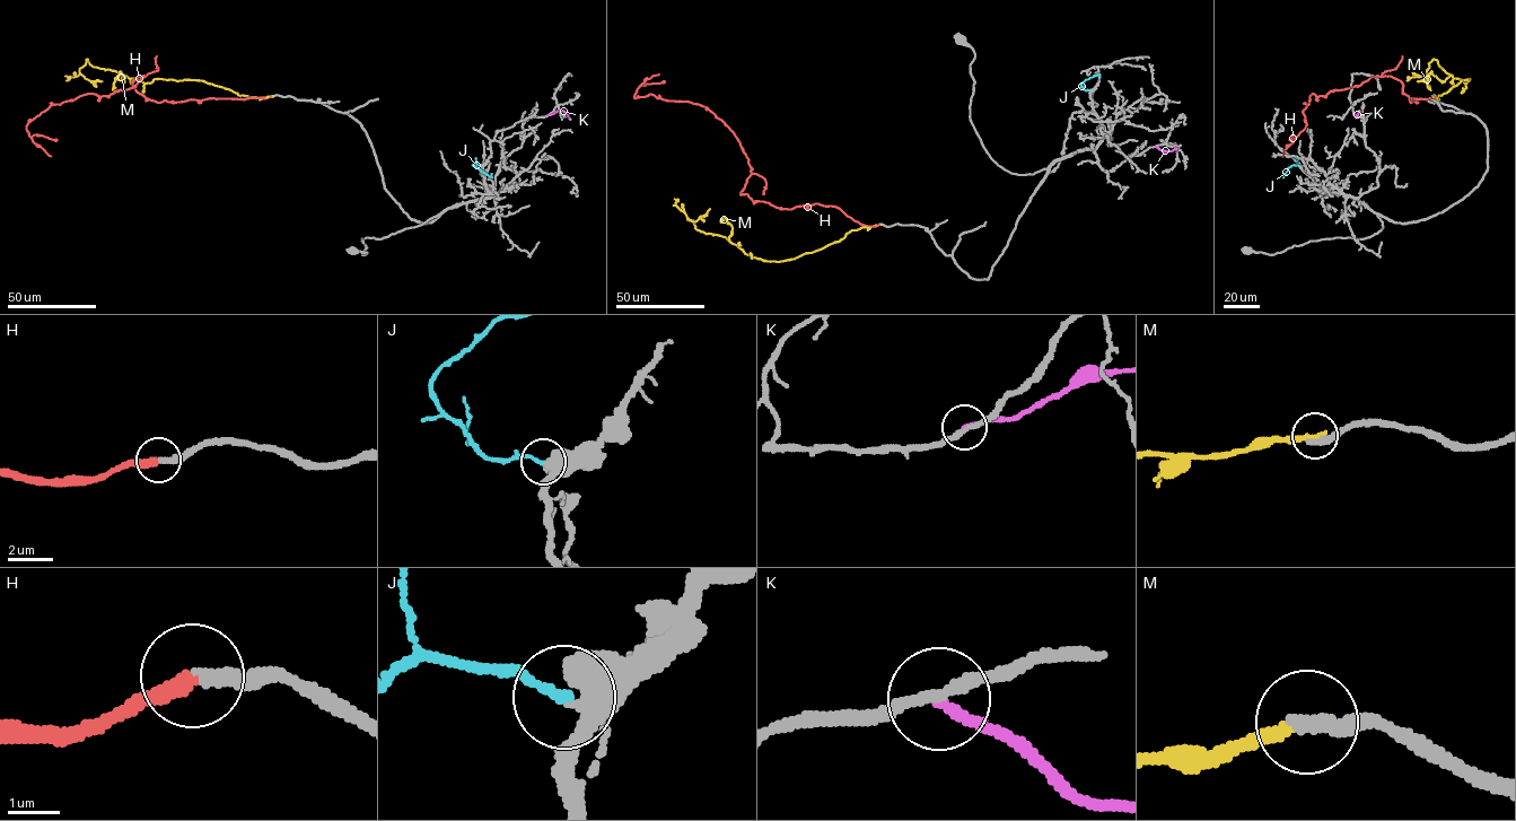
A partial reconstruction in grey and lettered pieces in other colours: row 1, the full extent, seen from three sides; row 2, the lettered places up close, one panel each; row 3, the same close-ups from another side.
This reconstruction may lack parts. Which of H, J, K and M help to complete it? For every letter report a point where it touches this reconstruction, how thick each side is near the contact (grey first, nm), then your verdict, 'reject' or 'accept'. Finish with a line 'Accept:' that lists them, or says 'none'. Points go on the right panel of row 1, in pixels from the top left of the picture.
H: meets grey at (1433, 96); 280 nm thick on the grey side, 300 nm on the other; accept
J: meets grey at (1298, 166); 360 nm thick on the grey side, 190 nm on the other; accept
K: meets grey at (1355, 115); 220 nm thick on the grey side, 200 nm on the other; reject
M: meets grey at (1433, 96); 320 nm thick on the grey side, 280 nm on the other; reject
Accept: H, J

